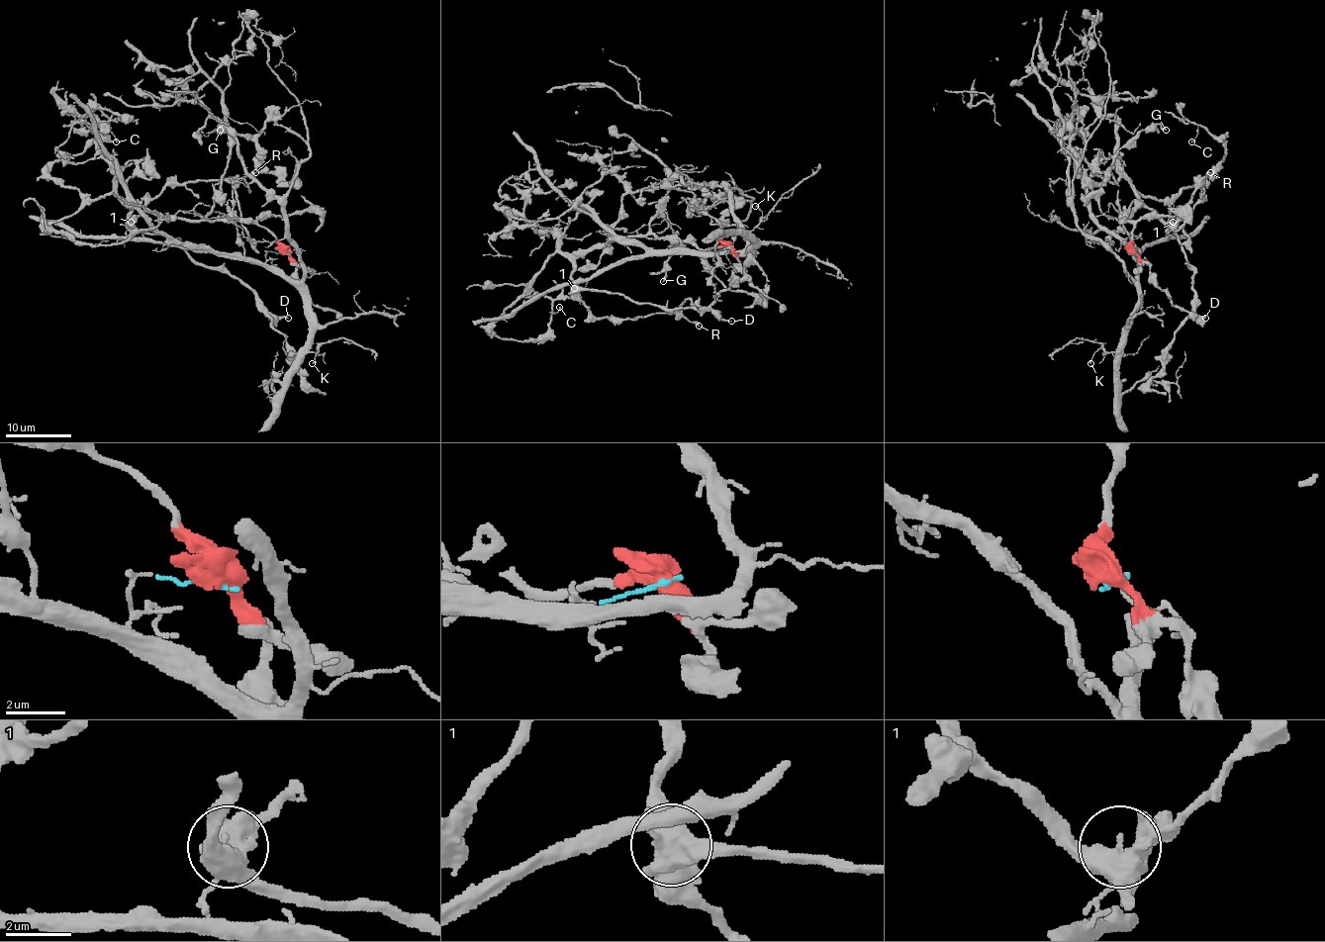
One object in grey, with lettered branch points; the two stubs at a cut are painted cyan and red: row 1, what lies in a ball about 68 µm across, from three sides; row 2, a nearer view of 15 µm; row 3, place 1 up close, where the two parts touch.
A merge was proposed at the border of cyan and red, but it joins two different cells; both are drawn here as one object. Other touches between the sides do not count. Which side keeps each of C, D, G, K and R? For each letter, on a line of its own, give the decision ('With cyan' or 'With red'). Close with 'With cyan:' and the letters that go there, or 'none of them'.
C: With red
D: With red
G: With red
K: With cyan
R: With red
With cyan: K

